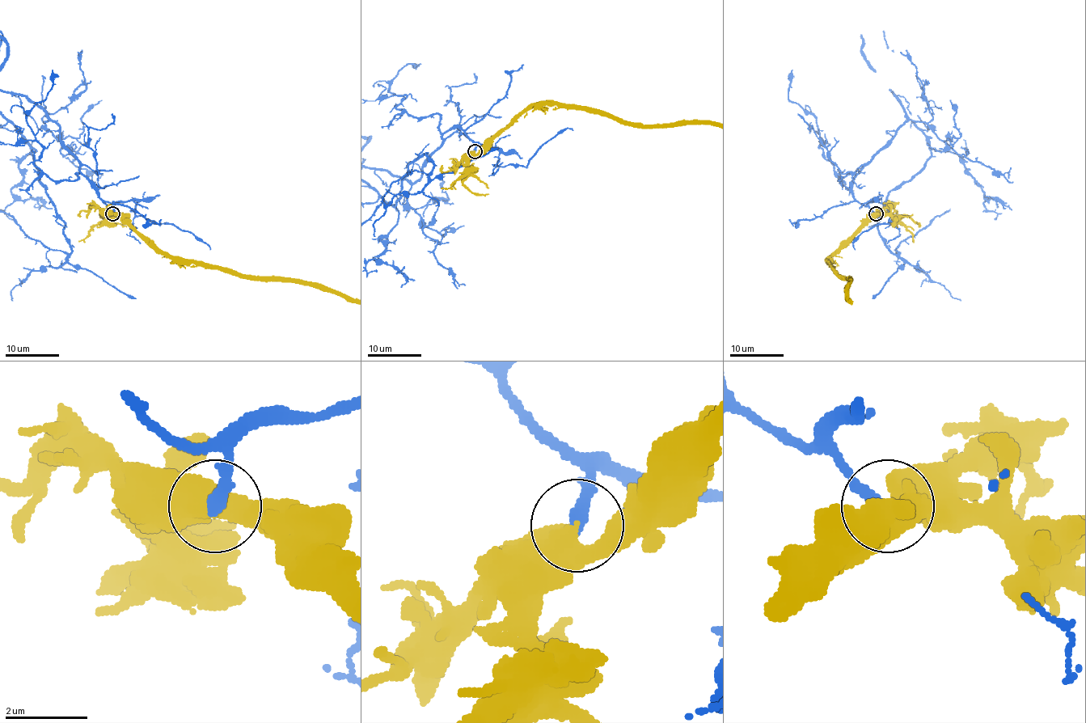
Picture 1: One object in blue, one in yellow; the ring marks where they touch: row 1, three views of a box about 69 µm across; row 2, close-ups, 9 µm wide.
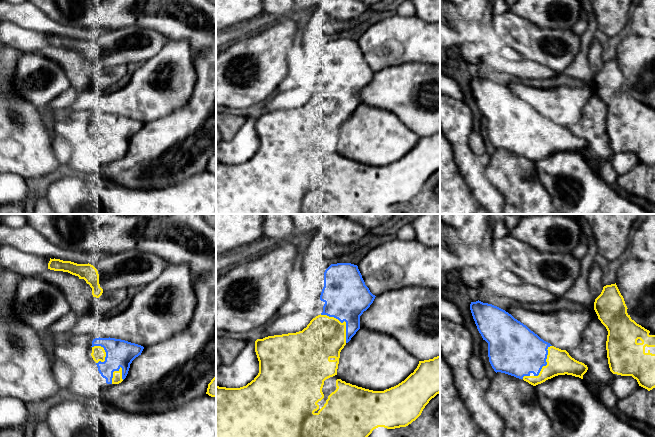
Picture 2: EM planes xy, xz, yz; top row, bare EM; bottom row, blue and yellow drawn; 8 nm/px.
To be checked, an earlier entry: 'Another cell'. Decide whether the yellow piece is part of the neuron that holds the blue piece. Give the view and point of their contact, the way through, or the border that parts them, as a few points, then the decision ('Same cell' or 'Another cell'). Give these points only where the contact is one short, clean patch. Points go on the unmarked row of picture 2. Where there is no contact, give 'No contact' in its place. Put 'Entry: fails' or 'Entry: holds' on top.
Entry: holds
Touches blue at xz (343, 97). Another cell

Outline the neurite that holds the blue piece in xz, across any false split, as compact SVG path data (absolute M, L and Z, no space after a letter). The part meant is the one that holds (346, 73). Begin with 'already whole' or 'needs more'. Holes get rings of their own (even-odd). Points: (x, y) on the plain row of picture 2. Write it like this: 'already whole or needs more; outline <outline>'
already whole; outline M331 40L324 48L324 63L320 76L325 80L321 91L346 98L346 119L360 105L360 92L375 75L365 61L357 41Z

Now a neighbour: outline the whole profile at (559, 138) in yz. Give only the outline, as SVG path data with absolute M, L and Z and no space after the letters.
M554 122L548 123L547 141L543 142L538 152L524 152L523 156L536 162L558 151L572 151L583 155L588 143L572 134L566 126Z

